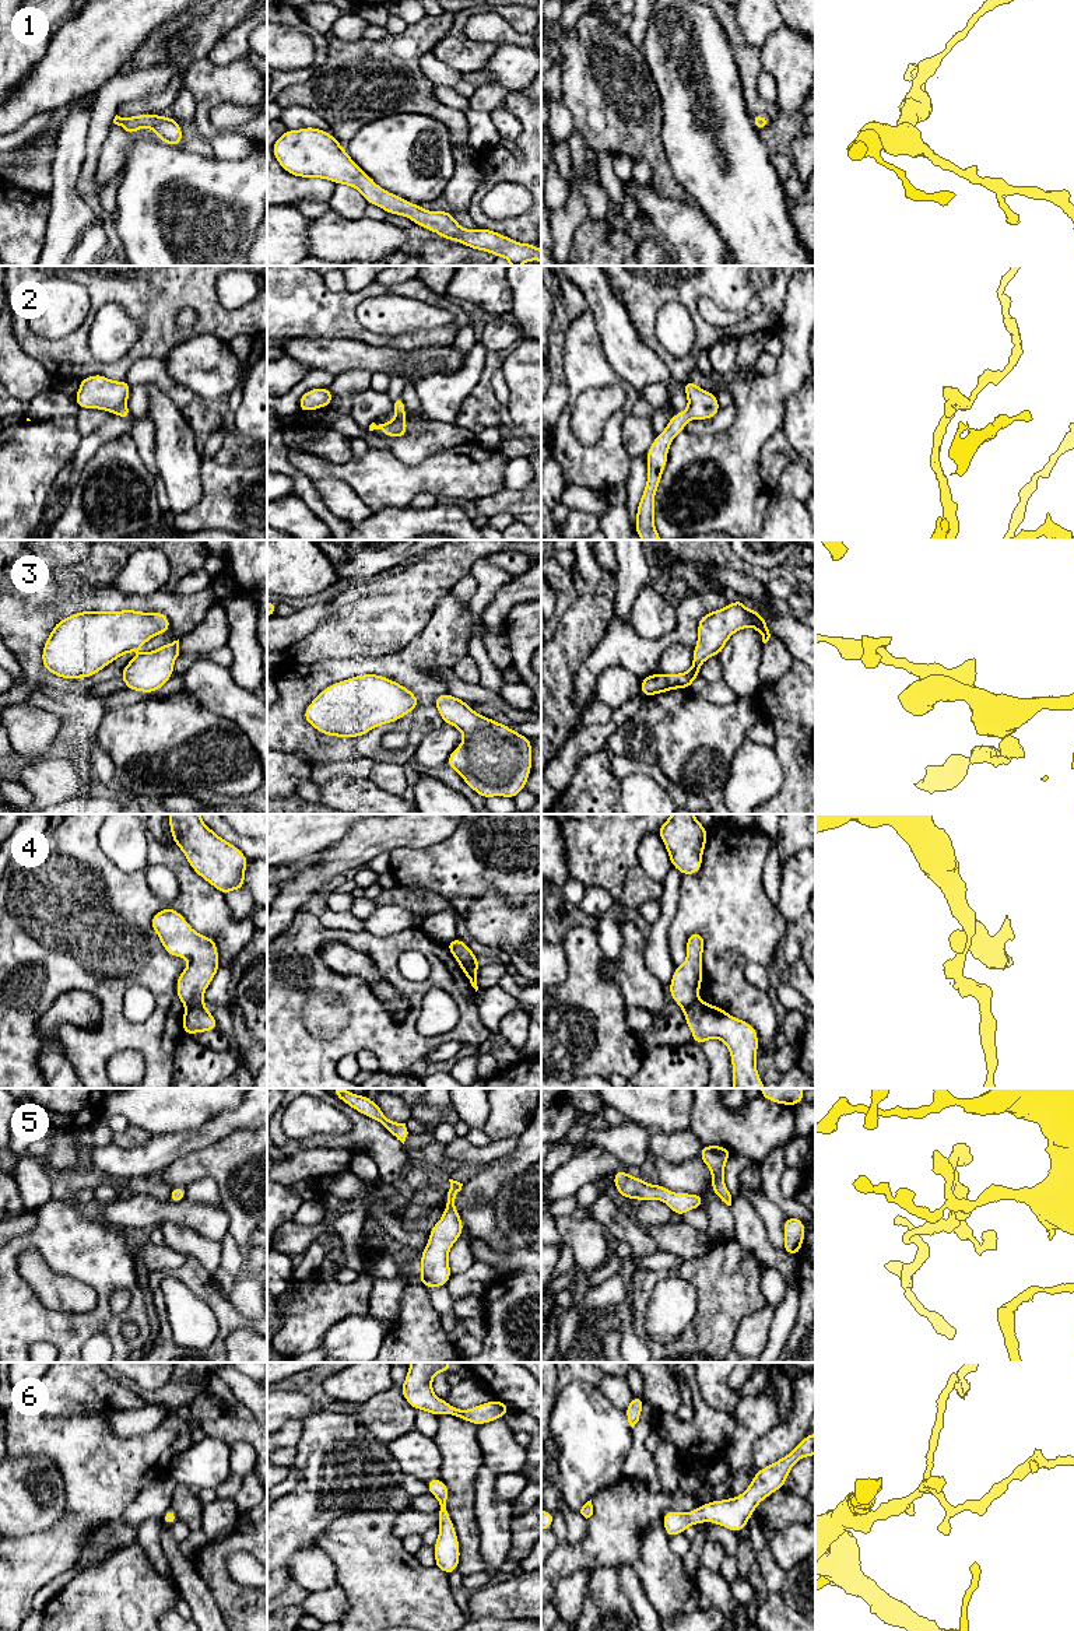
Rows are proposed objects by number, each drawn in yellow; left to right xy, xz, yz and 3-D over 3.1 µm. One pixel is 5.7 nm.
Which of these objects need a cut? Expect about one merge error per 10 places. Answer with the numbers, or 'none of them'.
4

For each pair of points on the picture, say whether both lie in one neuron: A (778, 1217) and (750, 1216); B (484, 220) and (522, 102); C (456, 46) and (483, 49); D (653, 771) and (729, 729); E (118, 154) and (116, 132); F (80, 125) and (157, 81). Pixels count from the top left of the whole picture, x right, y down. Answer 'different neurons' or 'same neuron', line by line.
A: different neurons
B: same neuron
C: same neuron
D: different neurons
E: same neuron
F: different neurons

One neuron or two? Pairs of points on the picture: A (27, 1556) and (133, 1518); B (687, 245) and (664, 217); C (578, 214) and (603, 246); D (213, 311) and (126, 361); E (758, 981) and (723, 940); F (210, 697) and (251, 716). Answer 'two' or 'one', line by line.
A: two
B: one
C: two
D: one
E: two
F: one

